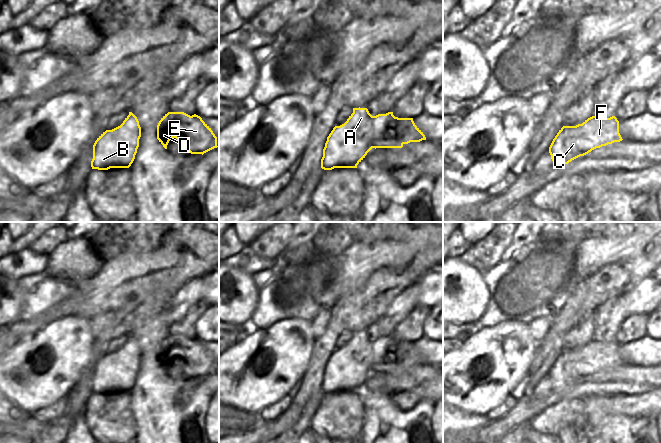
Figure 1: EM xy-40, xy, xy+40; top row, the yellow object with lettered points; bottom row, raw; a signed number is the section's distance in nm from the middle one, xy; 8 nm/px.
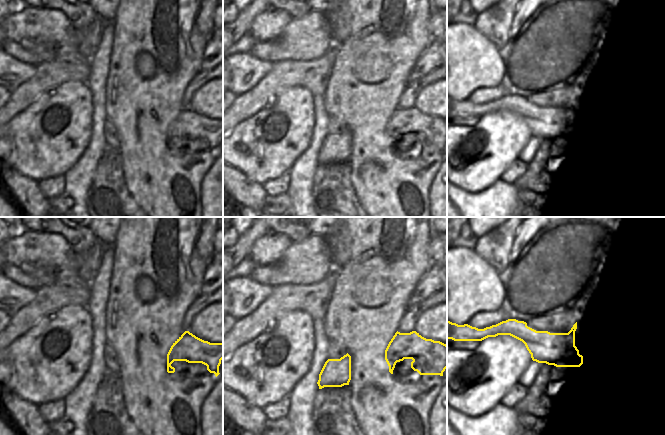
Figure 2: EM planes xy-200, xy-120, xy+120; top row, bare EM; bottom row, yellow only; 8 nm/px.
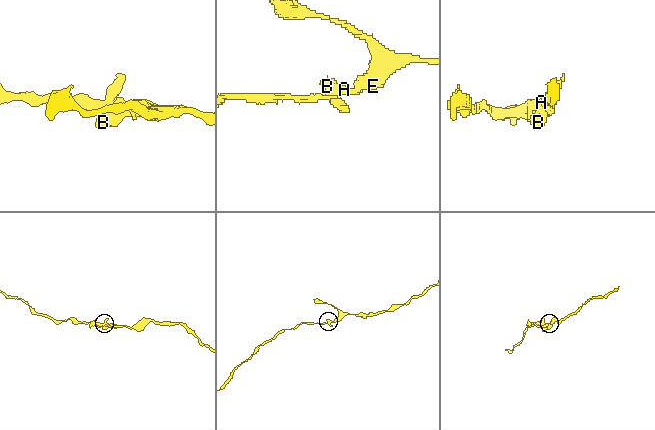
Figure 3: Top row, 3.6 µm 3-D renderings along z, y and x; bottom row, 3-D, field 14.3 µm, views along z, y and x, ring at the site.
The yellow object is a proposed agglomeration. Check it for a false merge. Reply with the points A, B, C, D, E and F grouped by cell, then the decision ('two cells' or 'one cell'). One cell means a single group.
groups A B C D E F; one cell

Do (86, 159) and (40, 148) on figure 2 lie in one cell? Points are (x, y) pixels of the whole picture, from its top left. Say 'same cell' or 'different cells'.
different cells

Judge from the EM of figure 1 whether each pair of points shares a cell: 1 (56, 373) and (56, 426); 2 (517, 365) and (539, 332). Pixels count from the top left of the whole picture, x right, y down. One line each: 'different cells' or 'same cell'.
1: different cells
2: different cells

